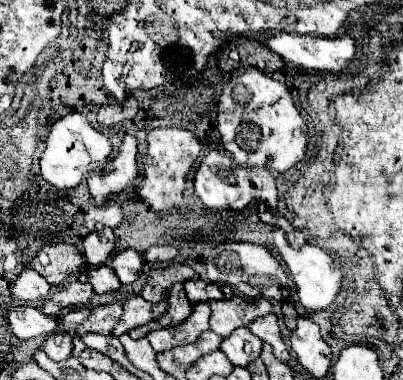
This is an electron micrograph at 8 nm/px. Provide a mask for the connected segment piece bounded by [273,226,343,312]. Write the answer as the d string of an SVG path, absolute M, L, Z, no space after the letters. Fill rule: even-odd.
M273 228L273 244L275 248L279 250L293 282L295 282L295 288L297 288L297 296L299 296L299 302L307 308L307 310L327 310L329 304L335 302L339 290L341 290L341 282L343 282L343 272L335 266L333 258L323 250L323 248L317 248L313 244L303 244L299 250L291 248L283 230L281 228Z

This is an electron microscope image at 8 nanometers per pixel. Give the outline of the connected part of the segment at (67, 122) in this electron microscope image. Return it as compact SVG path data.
M71 112L51 126L51 132L45 142L45 152L39 158L39 172L43 180L61 190L75 188L83 178L87 178L93 172L95 164L103 164L109 158L109 154L111 154L109 138L95 130L83 114Z

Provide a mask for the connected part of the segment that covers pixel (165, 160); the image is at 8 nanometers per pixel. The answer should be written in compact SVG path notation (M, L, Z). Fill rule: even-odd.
M155 128L153 132L149 132L147 152L143 154L141 182L137 184L139 196L149 200L155 210L169 210L179 206L185 190L187 172L193 168L201 150L203 146L197 140L197 136L193 136L183 128ZM161 134L175 134L175 136L161 136Z

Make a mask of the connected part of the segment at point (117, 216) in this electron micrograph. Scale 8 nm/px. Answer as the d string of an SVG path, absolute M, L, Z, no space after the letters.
M107 202L103 206L89 208L83 214L83 218L85 218L85 226L93 232L95 230L95 224L103 224L103 226L109 226L109 228L117 228L123 222L123 212L121 212L121 208L115 202Z

